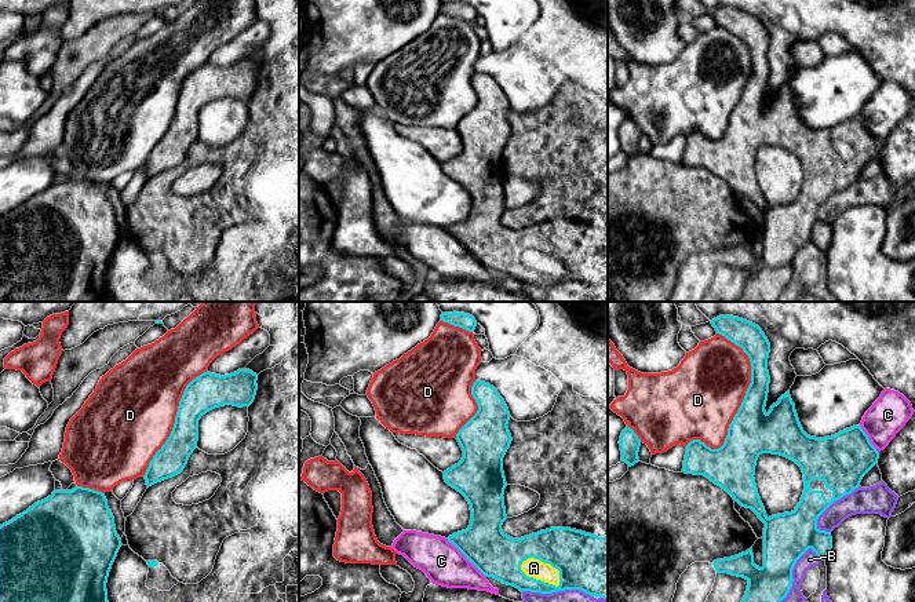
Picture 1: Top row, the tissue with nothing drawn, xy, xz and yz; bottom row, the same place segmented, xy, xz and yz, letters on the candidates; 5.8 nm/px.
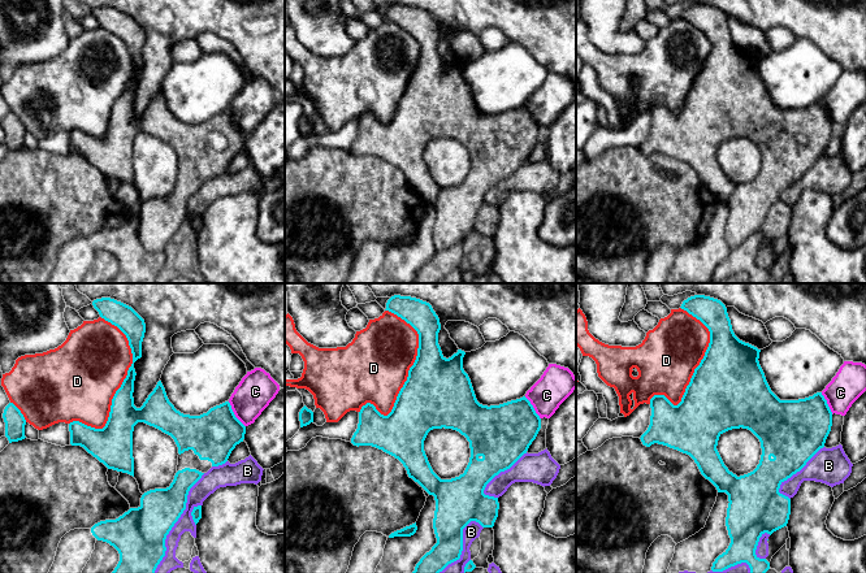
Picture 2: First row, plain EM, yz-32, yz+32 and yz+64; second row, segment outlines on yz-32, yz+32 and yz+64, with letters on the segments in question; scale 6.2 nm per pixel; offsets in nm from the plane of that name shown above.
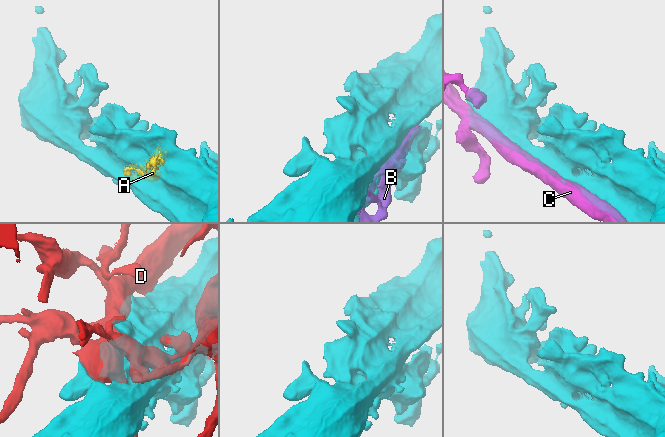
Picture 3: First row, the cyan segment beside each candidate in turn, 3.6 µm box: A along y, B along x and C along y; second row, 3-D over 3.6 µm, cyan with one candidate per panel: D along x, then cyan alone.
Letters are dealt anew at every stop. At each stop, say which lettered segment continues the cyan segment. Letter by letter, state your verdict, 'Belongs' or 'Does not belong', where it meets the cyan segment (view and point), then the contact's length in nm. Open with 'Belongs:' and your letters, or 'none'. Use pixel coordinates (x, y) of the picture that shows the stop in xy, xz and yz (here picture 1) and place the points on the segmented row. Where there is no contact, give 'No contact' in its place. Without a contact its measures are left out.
Belongs: A
A: Belongs. Touches cyan at xz (539, 580). Shared border 260 nm
B: Does not belong. Touches cyan at yz (791, 575). Shared border 360 nm
C: Does not belong. Touches cyan at xz (467, 558). Shared border 320 nm
D: Does not belong. Touches cyan at yz (742, 402). Shared border 700 nm

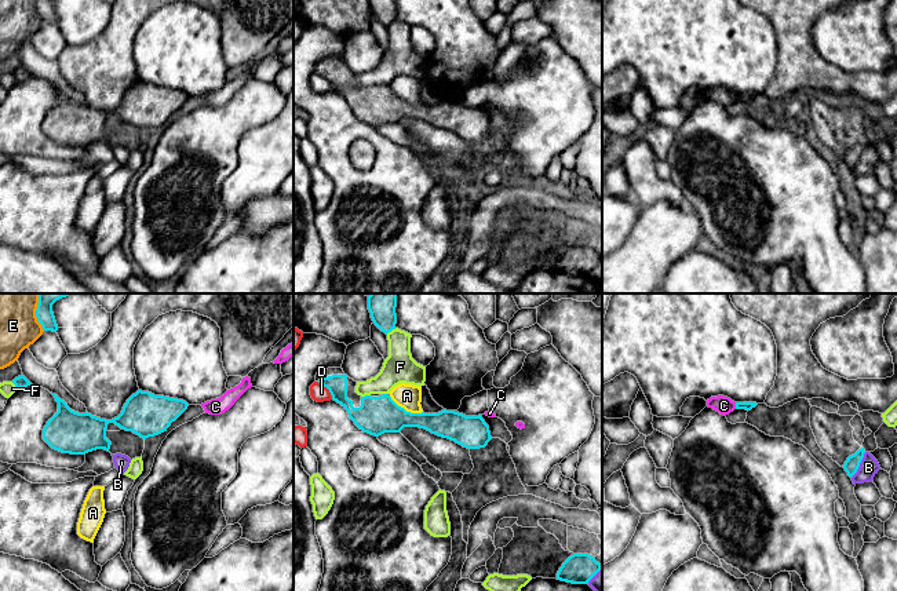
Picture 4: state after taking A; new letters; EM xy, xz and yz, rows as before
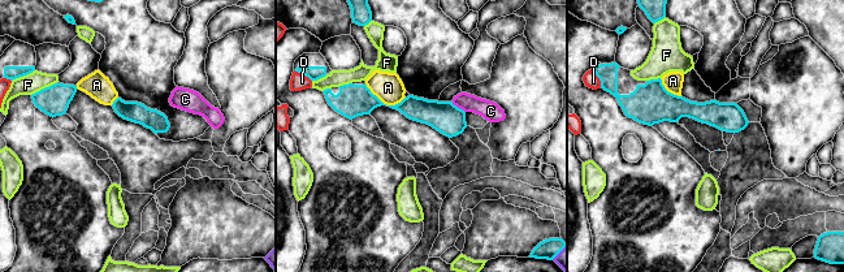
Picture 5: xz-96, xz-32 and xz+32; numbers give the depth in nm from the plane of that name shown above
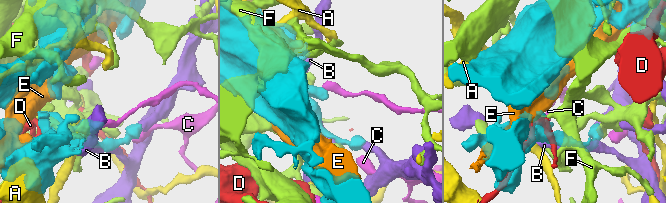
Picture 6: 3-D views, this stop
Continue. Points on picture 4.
Belongs: none
A: Does not belong. Touches cyan at xz (404, 409). Shared border 220 nm
B: Does not belong. Touches cyan at yz (859, 464). Shared border 180 nm
C: Does not belong. Touches cyan at yz (736, 405). Shared border 40 nm
D: Does not belong. Touches cyan at xz (327, 387). Shared border 140 nm
E: Does not belong. Touches cyan at xy (36, 312). Shared border 220 nm
F: Does not belong. Touches cyan at xz (390, 331). Shared border 70 nm

